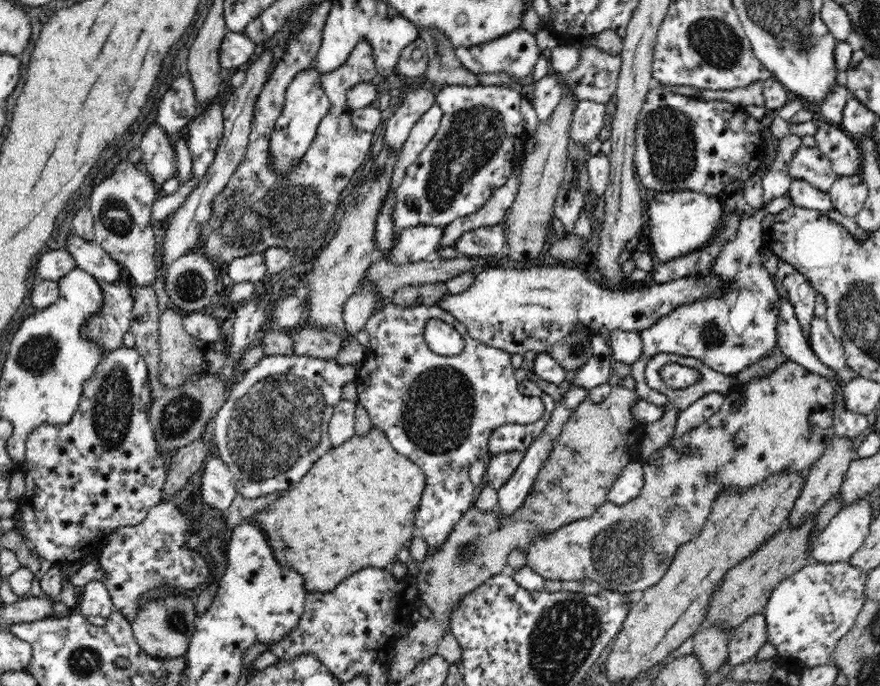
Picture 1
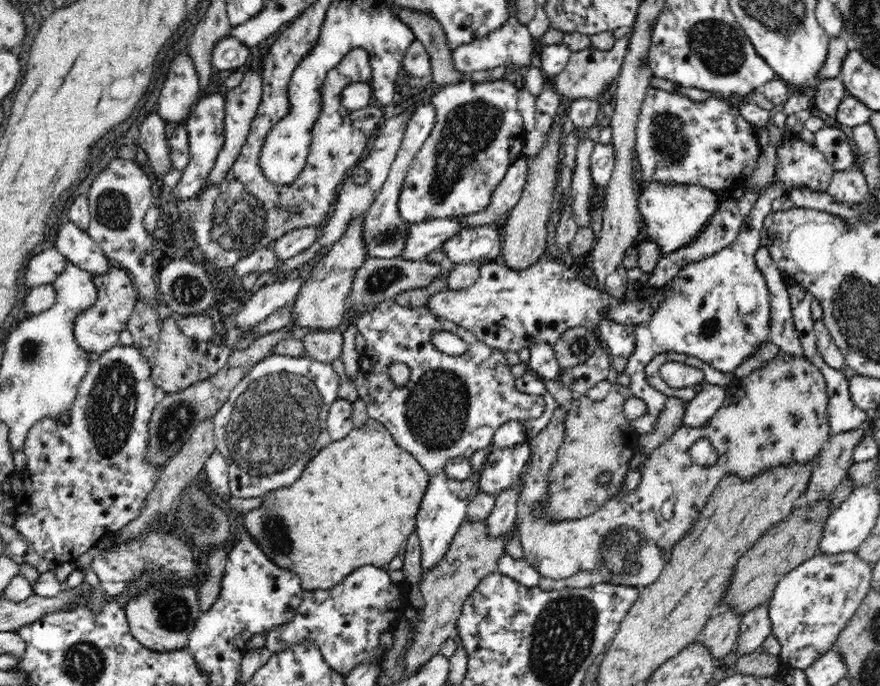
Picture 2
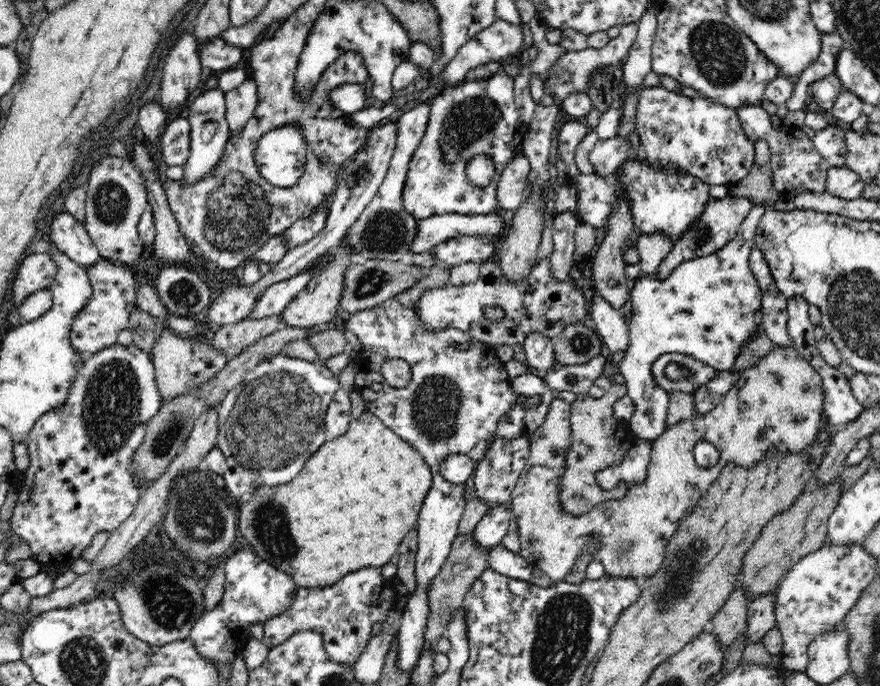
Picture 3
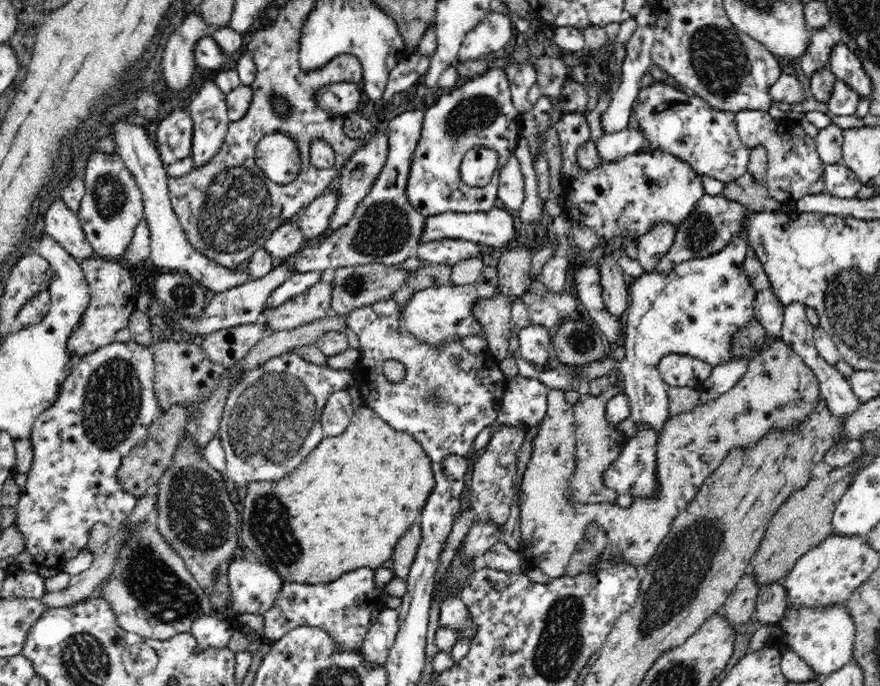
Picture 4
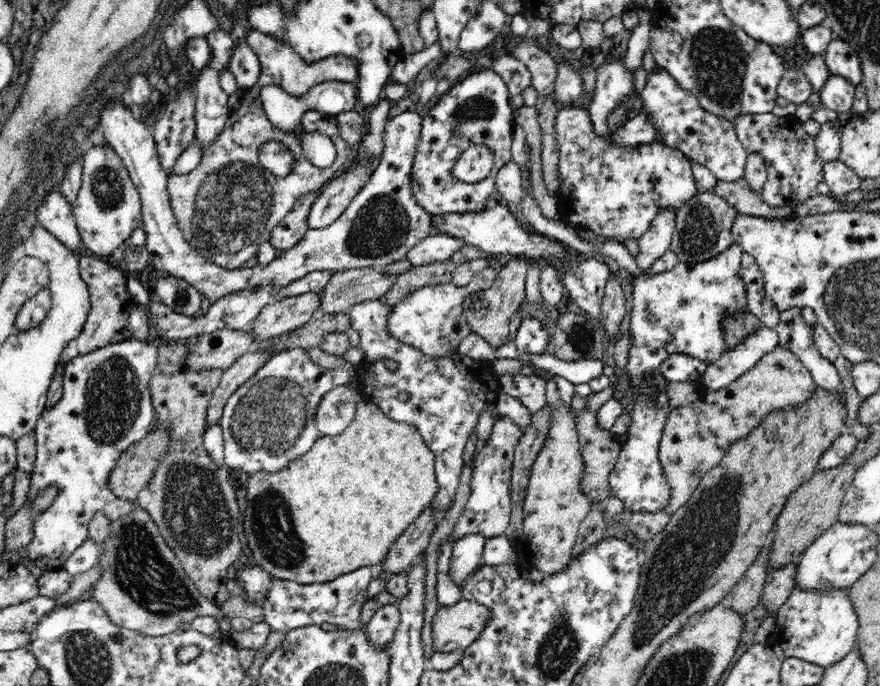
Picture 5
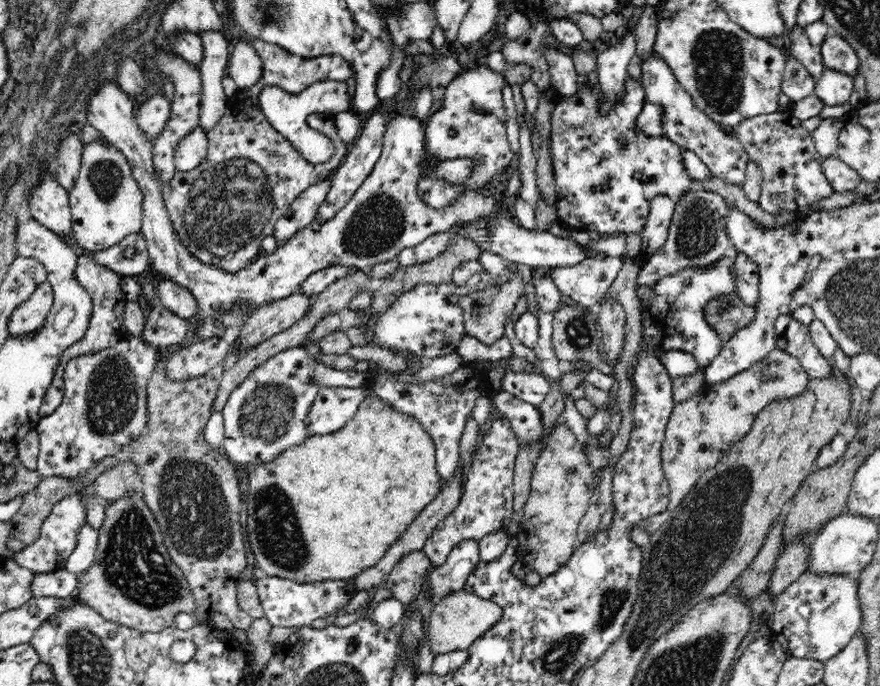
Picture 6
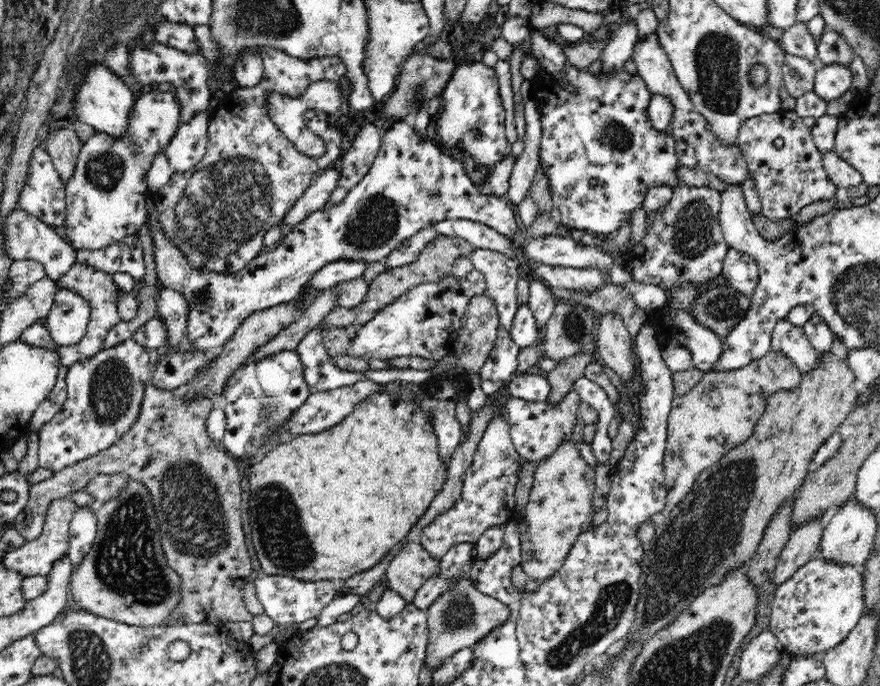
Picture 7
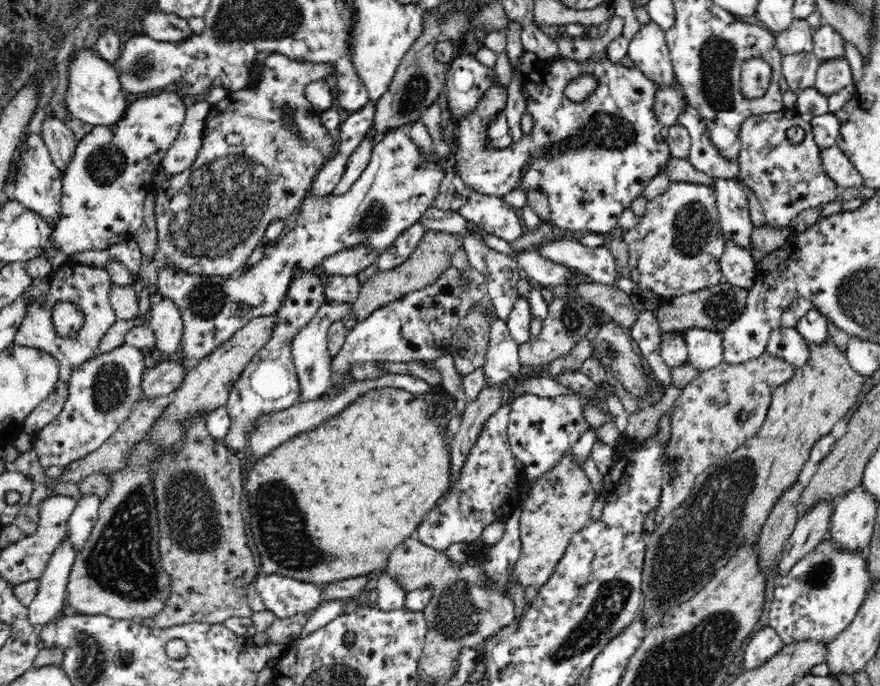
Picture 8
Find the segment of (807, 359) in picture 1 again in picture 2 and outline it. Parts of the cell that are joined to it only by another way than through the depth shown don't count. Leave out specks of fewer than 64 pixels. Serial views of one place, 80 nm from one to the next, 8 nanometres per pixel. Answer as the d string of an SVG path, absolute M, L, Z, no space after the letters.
M761 247L755 254L758 270L764 274L772 302L772 320L770 320L770 341L780 347L782 351L800 359L806 359L798 331L792 317L792 306L783 276L774 262L770 251Z

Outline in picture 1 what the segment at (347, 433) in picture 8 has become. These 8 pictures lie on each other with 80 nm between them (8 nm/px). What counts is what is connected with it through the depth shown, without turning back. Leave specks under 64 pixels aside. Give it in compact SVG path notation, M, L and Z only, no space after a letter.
M374 427L367 436L354 435L342 446L322 455L291 489L263 508L255 523L265 532L276 560L303 576L305 589L332 592L347 576L374 567L385 569L398 559L398 552L416 535L415 516L426 484L422 469L395 452L386 435Z

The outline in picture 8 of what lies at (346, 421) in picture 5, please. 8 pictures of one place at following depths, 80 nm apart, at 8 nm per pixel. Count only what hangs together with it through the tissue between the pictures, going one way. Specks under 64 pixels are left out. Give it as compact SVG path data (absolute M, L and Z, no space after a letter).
M382 374L380 377L376 377L372 380L353 380L350 384L342 386L338 392L331 394L328 391L323 396L314 398L314 400L308 400L308 402L296 403L294 406L287 408L286 410L270 413L269 415L262 415L257 418L255 422L255 427L250 431L249 443L250 450L253 452L253 456L256 459L261 459L268 452L277 448L283 442L290 440L292 437L296 437L300 433L308 432L309 430L314 430L318 428L322 423L325 423L328 419L338 416L345 408L348 408L359 396L366 394L374 389L379 389L380 387L392 387L405 390L406 392L417 394L430 392L433 385L428 384L428 382L422 380L421 378L416 378L415 376L410 376L407 374Z

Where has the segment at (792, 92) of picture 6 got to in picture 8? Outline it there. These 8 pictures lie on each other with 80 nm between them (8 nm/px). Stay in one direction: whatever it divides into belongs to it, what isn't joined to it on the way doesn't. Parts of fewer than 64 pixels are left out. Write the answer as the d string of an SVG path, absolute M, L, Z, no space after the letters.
M813 53L783 55L781 72L788 82L790 91L797 95L805 88L812 88L821 63Z

